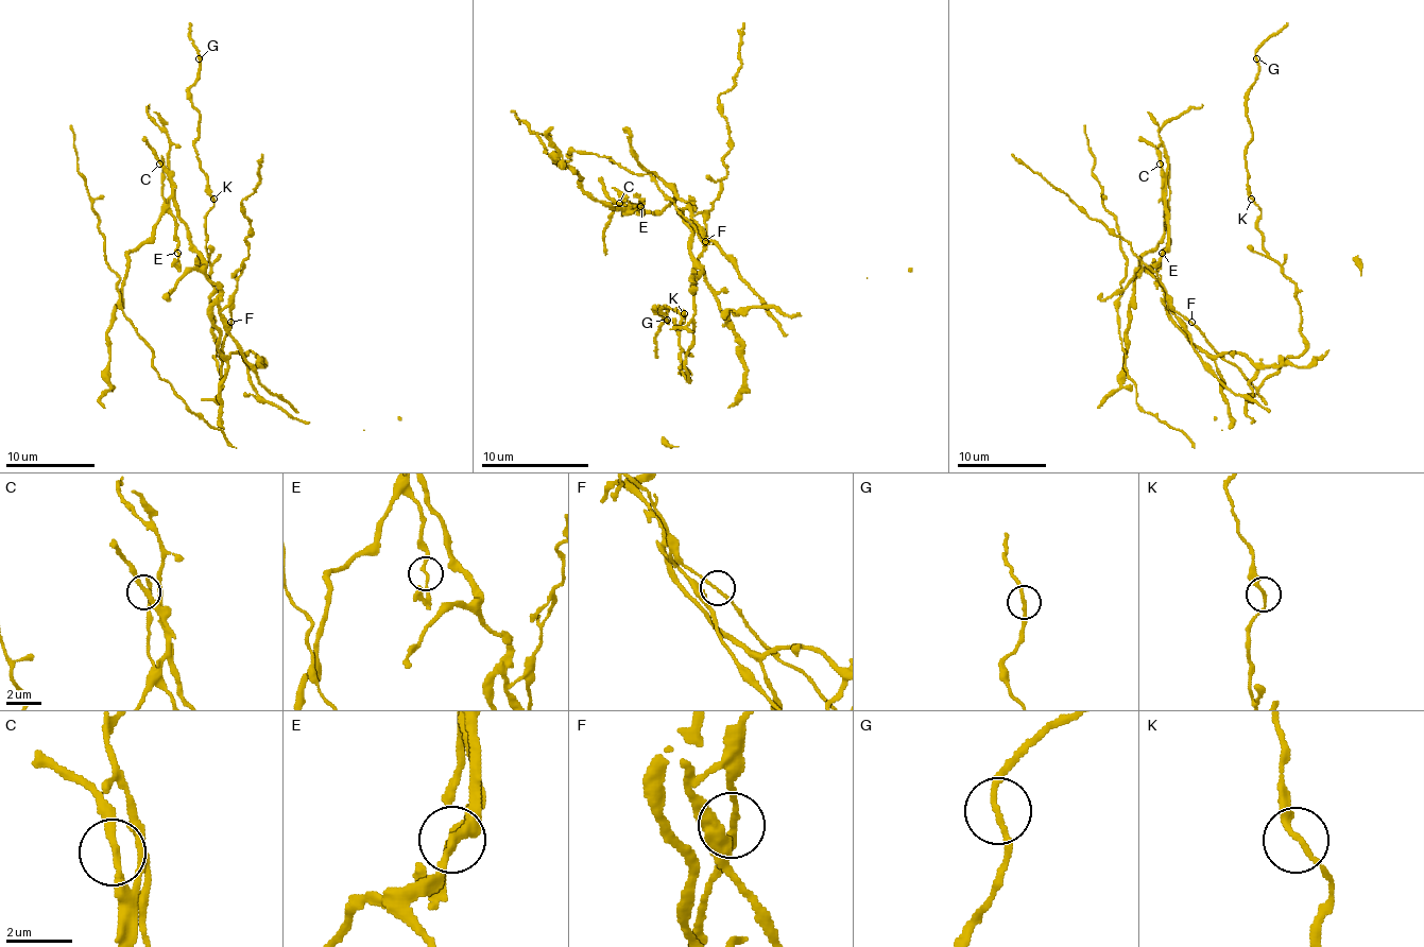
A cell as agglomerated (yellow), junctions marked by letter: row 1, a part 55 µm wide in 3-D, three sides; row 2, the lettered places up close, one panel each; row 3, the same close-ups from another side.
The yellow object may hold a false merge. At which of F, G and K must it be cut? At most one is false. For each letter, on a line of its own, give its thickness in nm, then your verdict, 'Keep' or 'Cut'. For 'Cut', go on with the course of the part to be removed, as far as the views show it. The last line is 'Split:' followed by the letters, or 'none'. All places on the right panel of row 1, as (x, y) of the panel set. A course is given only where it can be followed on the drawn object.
F: Thickness 180 nm. Cut. Course of the part to remove: (1191, 322), (1151, 275), (1167, 212), (1118, 332), (1135, 401), (1194, 448)
G: Thickness 160 nm. Keep
K: Thickness 180 nm. Keep
Split: F

